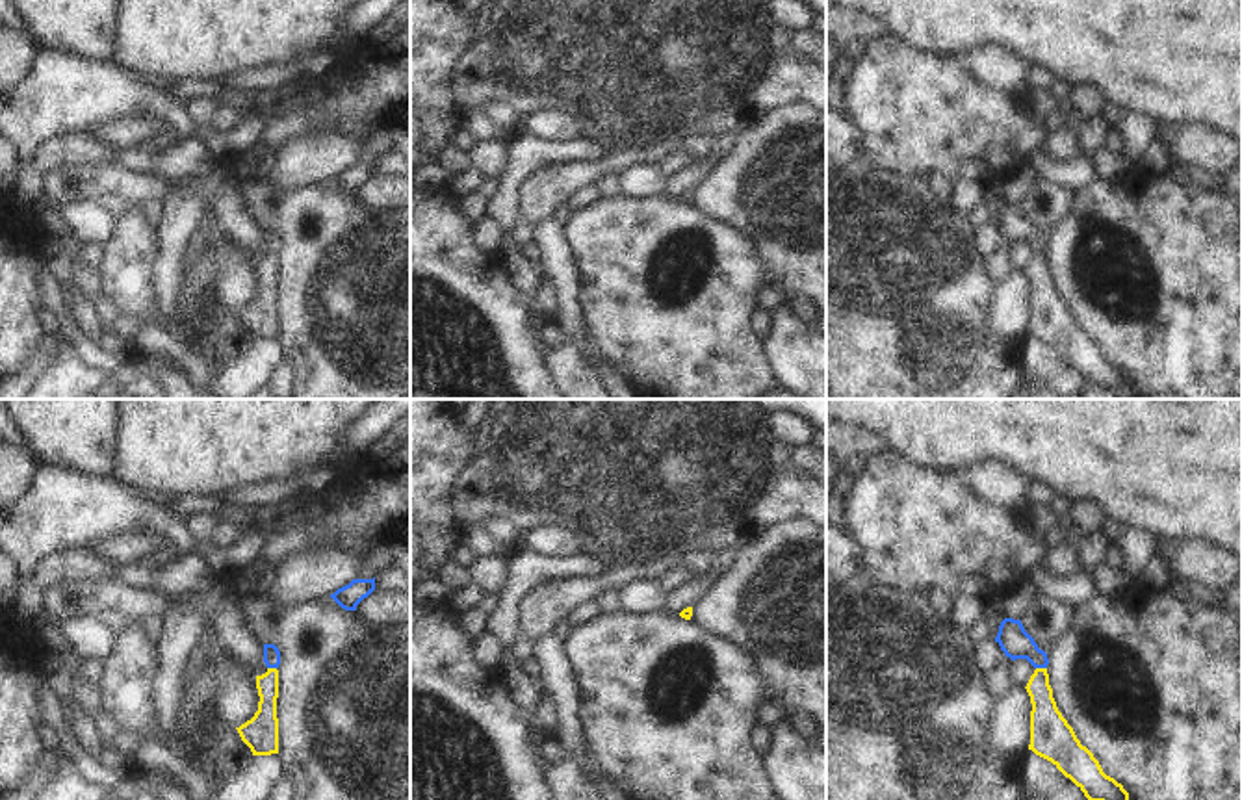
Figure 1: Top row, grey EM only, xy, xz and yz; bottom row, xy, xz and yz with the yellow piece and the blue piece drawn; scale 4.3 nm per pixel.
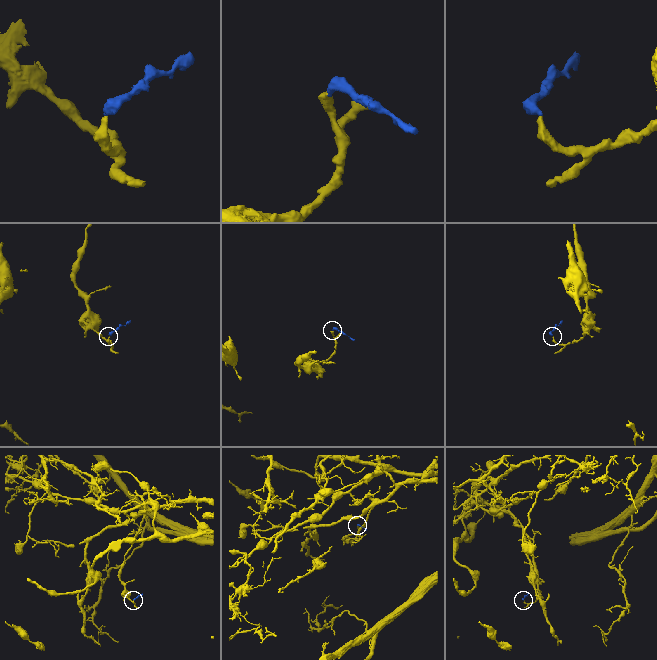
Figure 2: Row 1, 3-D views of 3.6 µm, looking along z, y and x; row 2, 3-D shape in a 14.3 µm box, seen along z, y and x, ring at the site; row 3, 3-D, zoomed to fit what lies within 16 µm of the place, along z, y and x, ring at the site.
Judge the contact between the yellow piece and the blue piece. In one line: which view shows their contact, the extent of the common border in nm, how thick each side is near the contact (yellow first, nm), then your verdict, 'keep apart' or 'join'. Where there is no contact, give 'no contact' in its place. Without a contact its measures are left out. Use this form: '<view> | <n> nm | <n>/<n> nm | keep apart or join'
yz | 50 nm | 160/140 nm | join

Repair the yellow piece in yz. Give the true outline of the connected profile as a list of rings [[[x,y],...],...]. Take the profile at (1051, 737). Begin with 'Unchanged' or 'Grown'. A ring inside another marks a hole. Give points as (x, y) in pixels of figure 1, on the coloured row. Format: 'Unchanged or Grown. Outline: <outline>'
Grown. Outline: [[[1004,618],[995,642],[1012,661],[1027,659],[1036,668],[1025,687],[1032,703],[1029,750],[1051,761],[1088,800],[1129,800],[1123,785],[1103,772],[1058,711],[1049,685],[1047,653],[1025,631],[1021,620]]]

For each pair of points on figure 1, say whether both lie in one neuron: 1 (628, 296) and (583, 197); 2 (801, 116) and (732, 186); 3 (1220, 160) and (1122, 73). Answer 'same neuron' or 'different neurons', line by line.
1: different neurons
2: same neuron
3: different neurons

